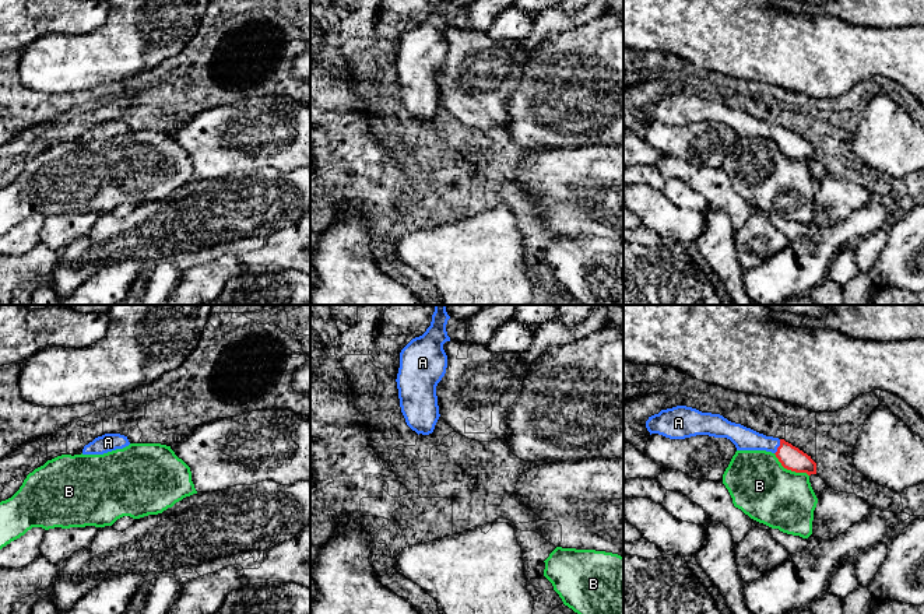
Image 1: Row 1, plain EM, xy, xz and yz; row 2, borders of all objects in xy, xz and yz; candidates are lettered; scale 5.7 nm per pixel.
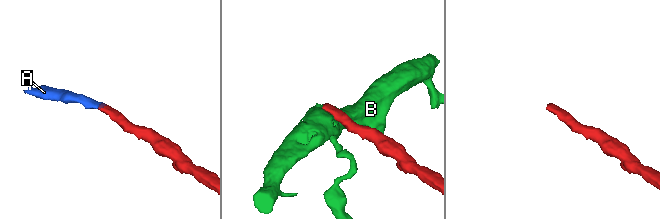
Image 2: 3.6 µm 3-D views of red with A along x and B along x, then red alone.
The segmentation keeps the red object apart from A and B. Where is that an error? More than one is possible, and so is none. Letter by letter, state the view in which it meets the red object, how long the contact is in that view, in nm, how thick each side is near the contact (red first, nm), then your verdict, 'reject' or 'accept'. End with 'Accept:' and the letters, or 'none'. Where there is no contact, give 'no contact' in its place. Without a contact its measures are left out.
A: yz | 90 nm | 140/130 nm | accept
B: yz | 240 nm | 140/360 nm | reject
Accept: A

